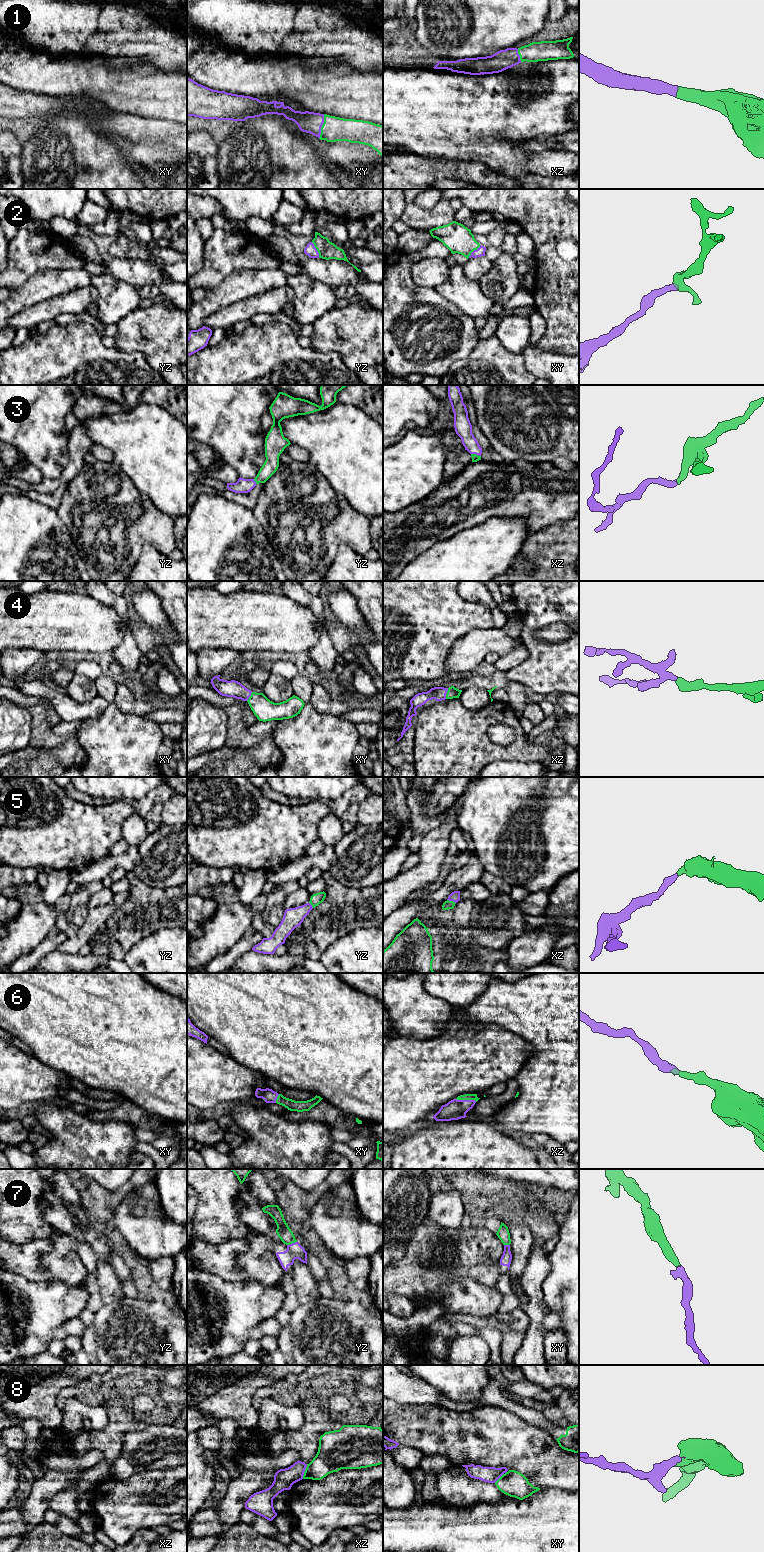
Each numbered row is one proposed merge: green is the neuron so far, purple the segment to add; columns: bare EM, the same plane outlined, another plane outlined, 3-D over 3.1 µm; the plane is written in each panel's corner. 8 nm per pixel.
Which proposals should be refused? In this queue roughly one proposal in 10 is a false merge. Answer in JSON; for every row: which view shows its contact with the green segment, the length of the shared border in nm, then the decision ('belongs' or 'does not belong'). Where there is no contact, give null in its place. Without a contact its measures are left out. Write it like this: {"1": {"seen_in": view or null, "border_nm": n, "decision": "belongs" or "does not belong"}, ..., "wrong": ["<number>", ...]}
{"1": {"seen_in": "xy", "border_nm": 200, "decision": "belongs"}, "2": {"seen_in": "yz", "border_nm": 140, "decision": "belongs"}, "3": {"seen_in": "xz", "border_nm": 80, "decision": "belongs"}, "4": {"seen_in": "xz", "border_nm": 90, "decision": "belongs"}, "5": {"seen_in": "xz", "border_nm": 80, "decision": "belongs"}, "6": {"seen_in": "xz", "border_nm": 170, "decision": "belongs"}, "7": {"seen_in": "yz", "border_nm": 90, "decision": "belongs"}, "8": {"seen_in": "xz", "border_nm": 130, "decision": "does not belong"}, "wrong": ["8"]}

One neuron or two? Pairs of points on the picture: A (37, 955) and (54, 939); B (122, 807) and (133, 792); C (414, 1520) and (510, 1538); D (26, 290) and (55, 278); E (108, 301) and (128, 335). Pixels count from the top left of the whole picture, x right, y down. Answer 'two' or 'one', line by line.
A: one
B: two
C: one
D: one
E: two

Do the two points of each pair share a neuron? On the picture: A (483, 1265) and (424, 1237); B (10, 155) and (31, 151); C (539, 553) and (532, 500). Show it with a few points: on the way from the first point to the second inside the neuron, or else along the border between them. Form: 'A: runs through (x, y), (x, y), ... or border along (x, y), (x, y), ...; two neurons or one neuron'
A: runs through (467, 1259), (447, 1256), (442, 1260), (436, 1251); one neuron
B: border along (21, 145), (21, 173), (23, 176); two neurons
C: border along (558, 523), (540, 528), (529, 535); two neurons

